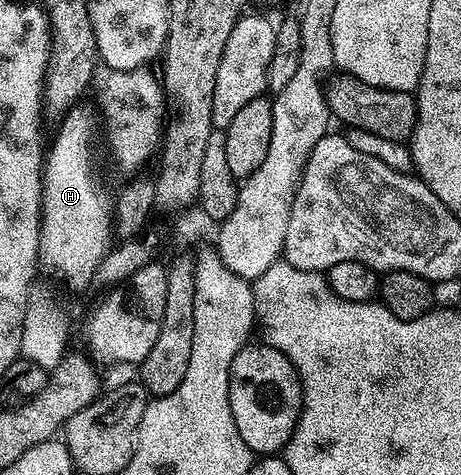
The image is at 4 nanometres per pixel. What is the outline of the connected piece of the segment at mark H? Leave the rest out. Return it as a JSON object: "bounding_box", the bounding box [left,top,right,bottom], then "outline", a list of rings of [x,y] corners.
{"bounding_box":[38,100,115,290],"outline":[[[82,100],[64,113],[51,148],[42,165],[42,207],[38,263],[42,272],[65,284],[71,290],[81,290],[93,282],[103,256],[111,249],[115,232],[115,204],[108,192],[95,160],[97,108]]]}

